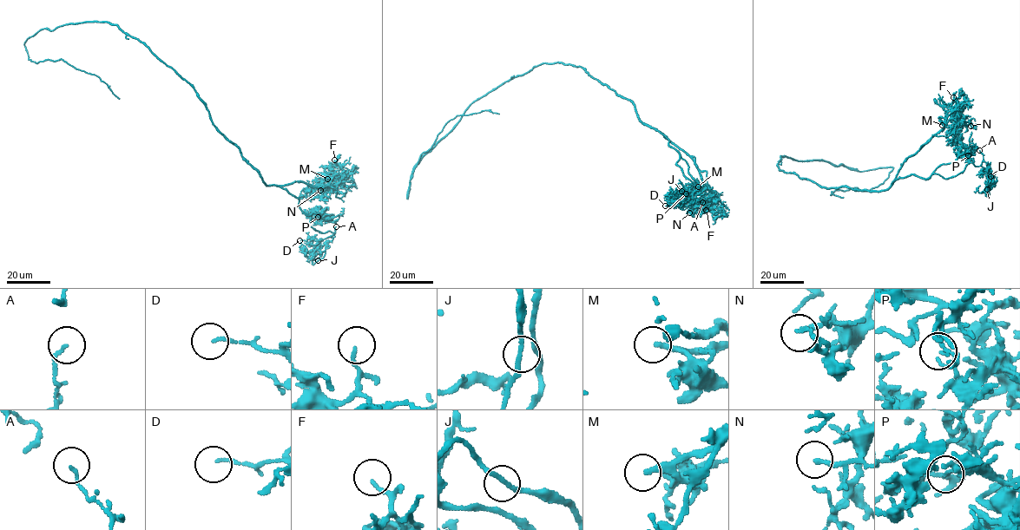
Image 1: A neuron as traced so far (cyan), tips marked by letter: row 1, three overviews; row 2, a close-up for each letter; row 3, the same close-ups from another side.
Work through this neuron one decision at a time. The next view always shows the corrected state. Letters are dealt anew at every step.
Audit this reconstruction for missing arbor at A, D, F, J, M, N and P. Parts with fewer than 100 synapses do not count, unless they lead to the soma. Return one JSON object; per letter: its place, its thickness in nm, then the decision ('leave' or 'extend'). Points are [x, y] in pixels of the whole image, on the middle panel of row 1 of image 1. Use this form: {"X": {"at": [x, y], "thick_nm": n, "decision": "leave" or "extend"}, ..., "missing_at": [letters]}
{"A": {"at": [702, 202], "thick_nm": 120, "decision": "leave"}, "D": {"at": [665, 206], "thick_nm": 120, "decision": "leave"}, "F": {"at": [706, 210], "thick_nm": 120, "decision": "leave"}, "J": {"at": [681, 191], "thick_nm": 160, "decision": "leave"}, "M": {"at": [698, 186], "thick_nm": 240, "decision": "extend"}, "N": {"at": [689, 212], "thick_nm": 180, "decision": "leave"}, "P": {"at": [686, 193], "thick_nm": 90, "decision": "leave"}, "missing_at": ["M"]}

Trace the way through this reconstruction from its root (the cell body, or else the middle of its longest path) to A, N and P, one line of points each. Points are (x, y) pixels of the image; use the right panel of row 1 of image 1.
A: (779, 167), (827, 188), (878, 192), (911, 174), (955, 177), (969, 162), (980, 165), (979, 150)
N: (779, 167), (827, 188), (885, 190), (905, 158), (950, 118), (970, 126)
P: (779, 167), (827, 188), (878, 192), (899, 177), (926, 179), (941, 164), (967, 150), (968, 155)

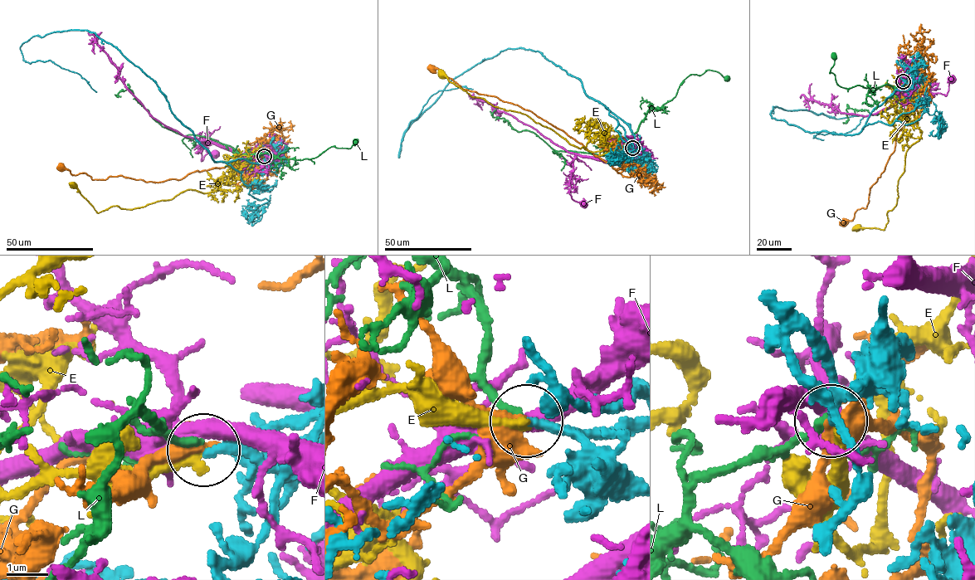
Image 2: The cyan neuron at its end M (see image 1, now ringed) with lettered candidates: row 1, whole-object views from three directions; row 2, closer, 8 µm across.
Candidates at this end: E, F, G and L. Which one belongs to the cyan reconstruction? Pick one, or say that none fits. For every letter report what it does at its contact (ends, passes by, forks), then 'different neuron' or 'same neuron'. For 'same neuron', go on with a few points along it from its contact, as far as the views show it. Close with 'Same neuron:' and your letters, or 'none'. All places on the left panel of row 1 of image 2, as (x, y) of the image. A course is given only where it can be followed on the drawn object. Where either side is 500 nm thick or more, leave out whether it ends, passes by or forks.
E: it ends; different neuron
F: it passes by; different neuron
G: it passes by; different neuron
L: it passes by; different neuron
Same neuron: none

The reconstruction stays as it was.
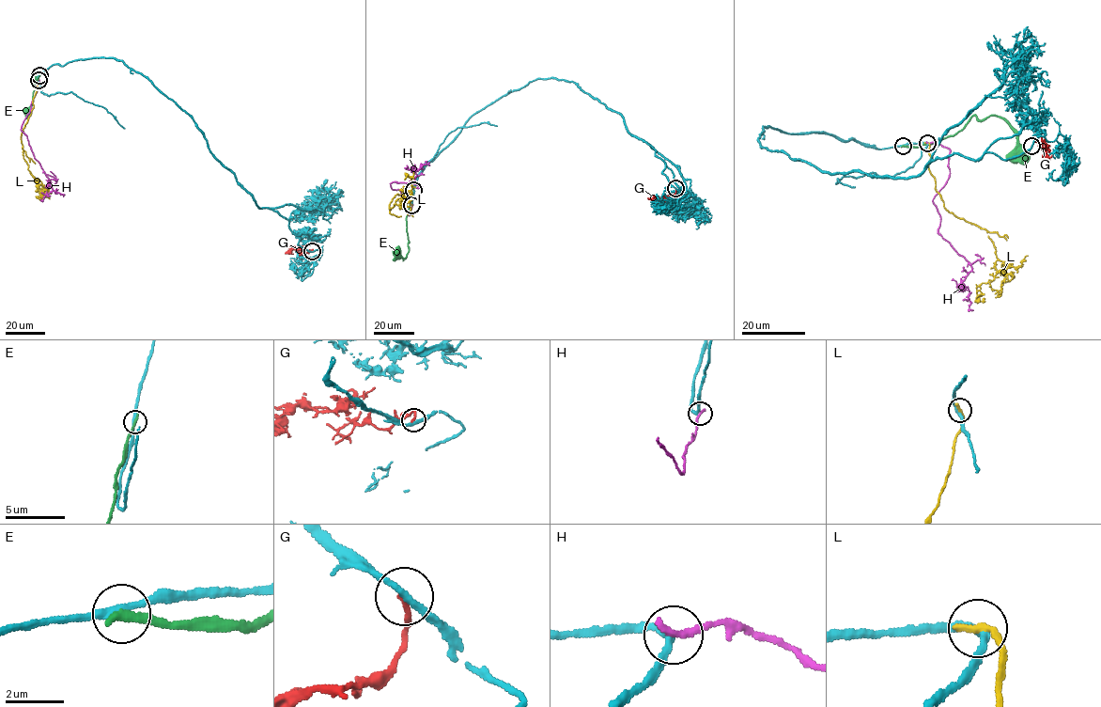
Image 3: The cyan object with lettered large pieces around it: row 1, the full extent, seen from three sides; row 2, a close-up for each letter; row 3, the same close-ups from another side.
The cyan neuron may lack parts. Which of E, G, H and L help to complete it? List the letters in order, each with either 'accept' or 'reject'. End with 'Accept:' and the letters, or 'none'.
E: reject
G: accept
H: reject
L: reject
Accept: G

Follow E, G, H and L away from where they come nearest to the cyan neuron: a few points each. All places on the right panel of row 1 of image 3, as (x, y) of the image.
E: (903, 146), (916, 147), (953, 135), (973, 116), (982, 120), (1000, 116), (1016, 133), (1018, 153), (1024, 164)
G: (1031, 146), (1035, 141), (1042, 148), (1048, 145), (1045, 148), (1046, 164)
H: (928, 144), (950, 150), (949, 179), (933, 199), (938, 234), (971, 265), (961, 284), (969, 292), (970, 308)
L: (927, 143), (929, 171), (945, 208), (986, 231), (995, 248), (997, 274), (976, 289), (980, 295), (976, 291)

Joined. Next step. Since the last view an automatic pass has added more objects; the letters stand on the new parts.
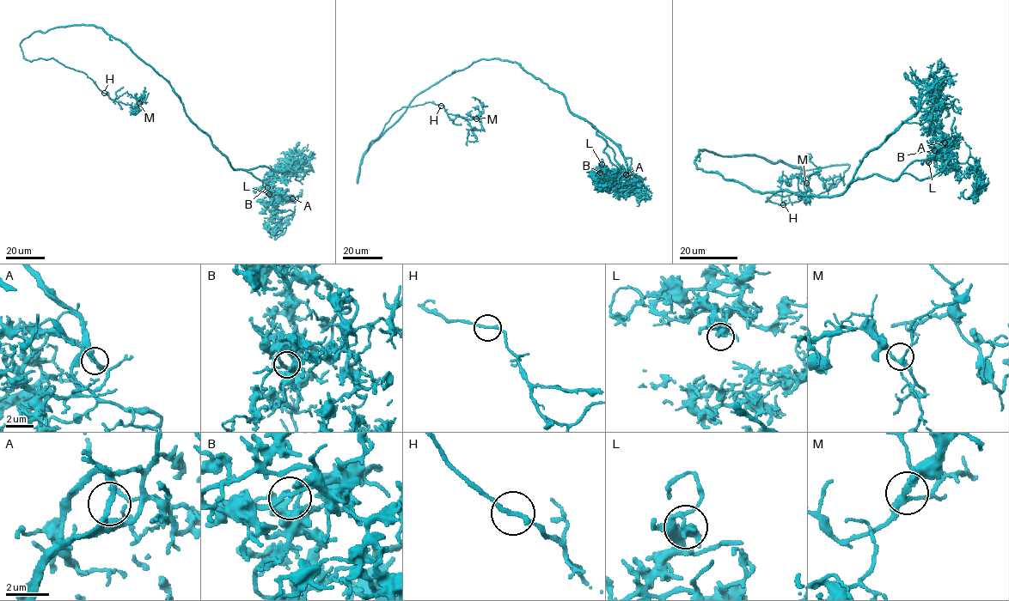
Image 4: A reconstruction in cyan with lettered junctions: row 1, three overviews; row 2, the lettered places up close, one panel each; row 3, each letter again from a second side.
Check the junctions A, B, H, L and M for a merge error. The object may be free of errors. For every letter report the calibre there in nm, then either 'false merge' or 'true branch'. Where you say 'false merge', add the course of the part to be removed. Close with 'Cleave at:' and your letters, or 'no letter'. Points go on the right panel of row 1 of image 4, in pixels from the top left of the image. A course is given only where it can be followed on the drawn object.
A: 240 nm thick; true branch
B: 200 nm thick; true branch
H: 180 nm thick; true branch
L: 320 nm thick; true branch
M: 260 nm thick; true branch
Cleave at: no letter

